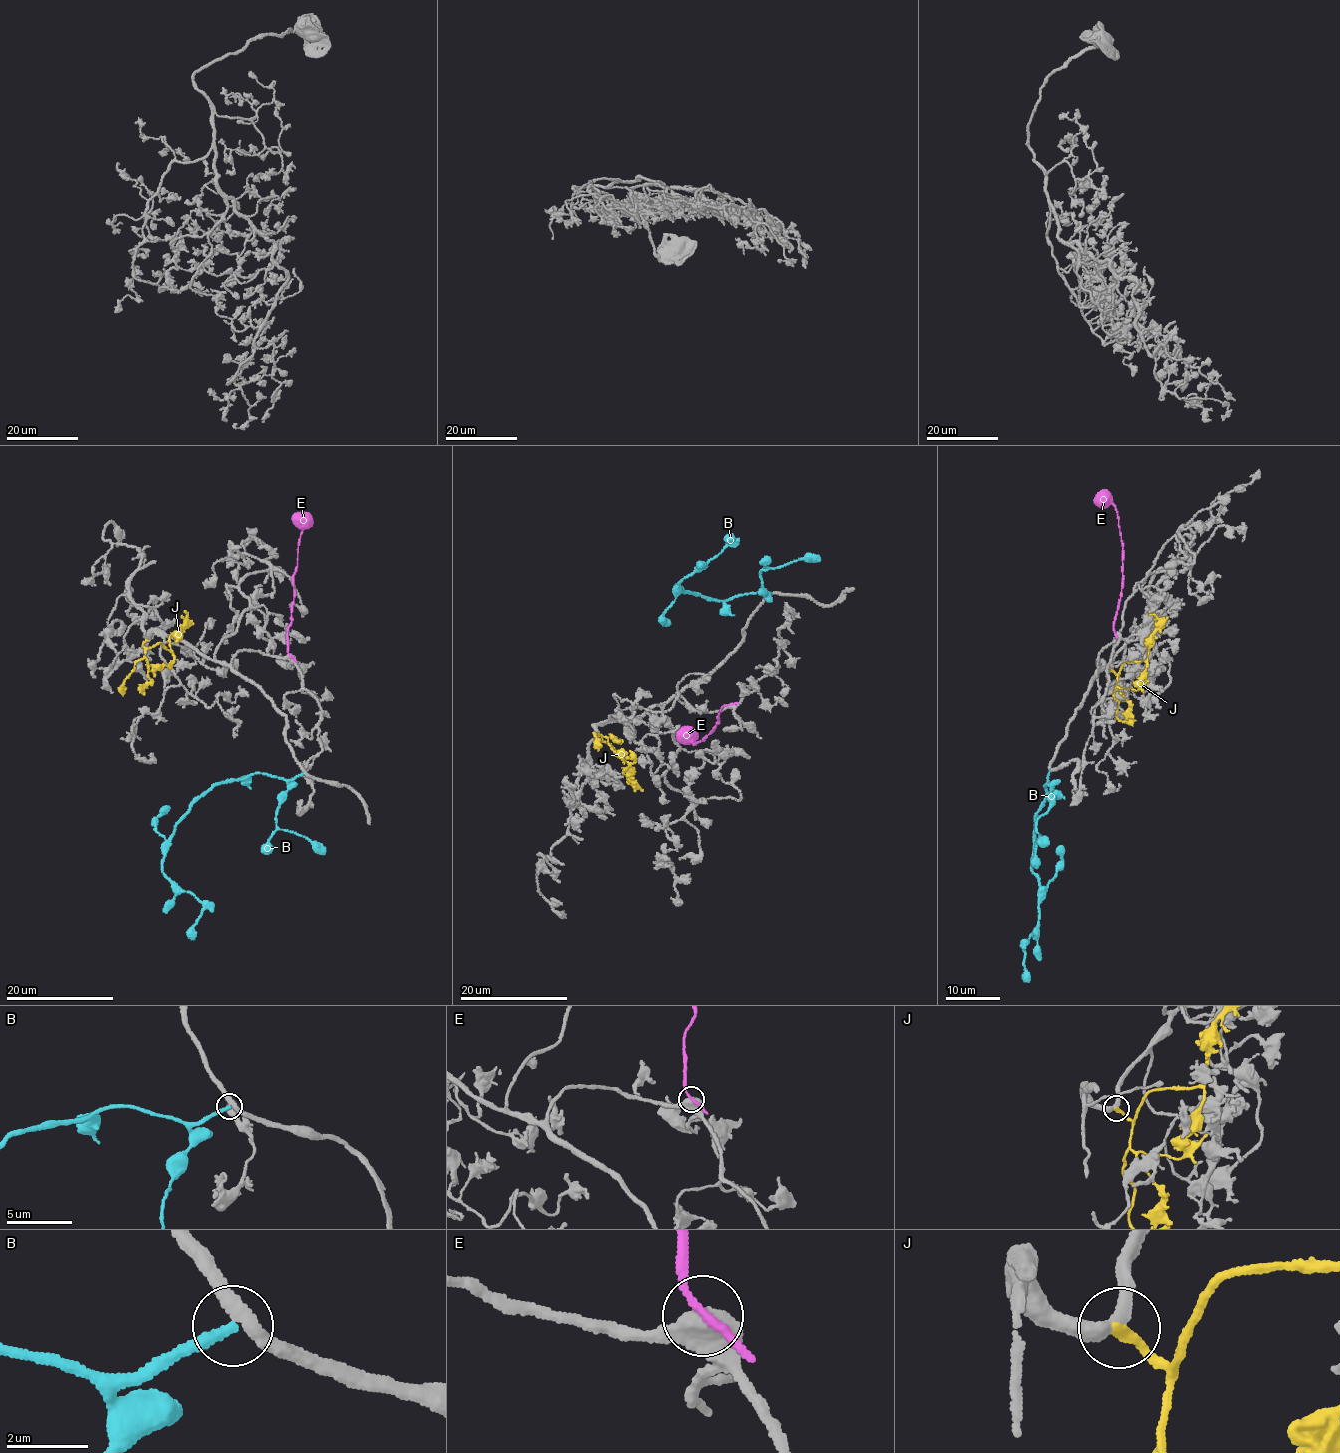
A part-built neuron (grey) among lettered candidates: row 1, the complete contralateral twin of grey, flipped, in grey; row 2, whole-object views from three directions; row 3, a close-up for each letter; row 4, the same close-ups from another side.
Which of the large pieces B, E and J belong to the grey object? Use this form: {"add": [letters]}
{"add": ["J"]}

